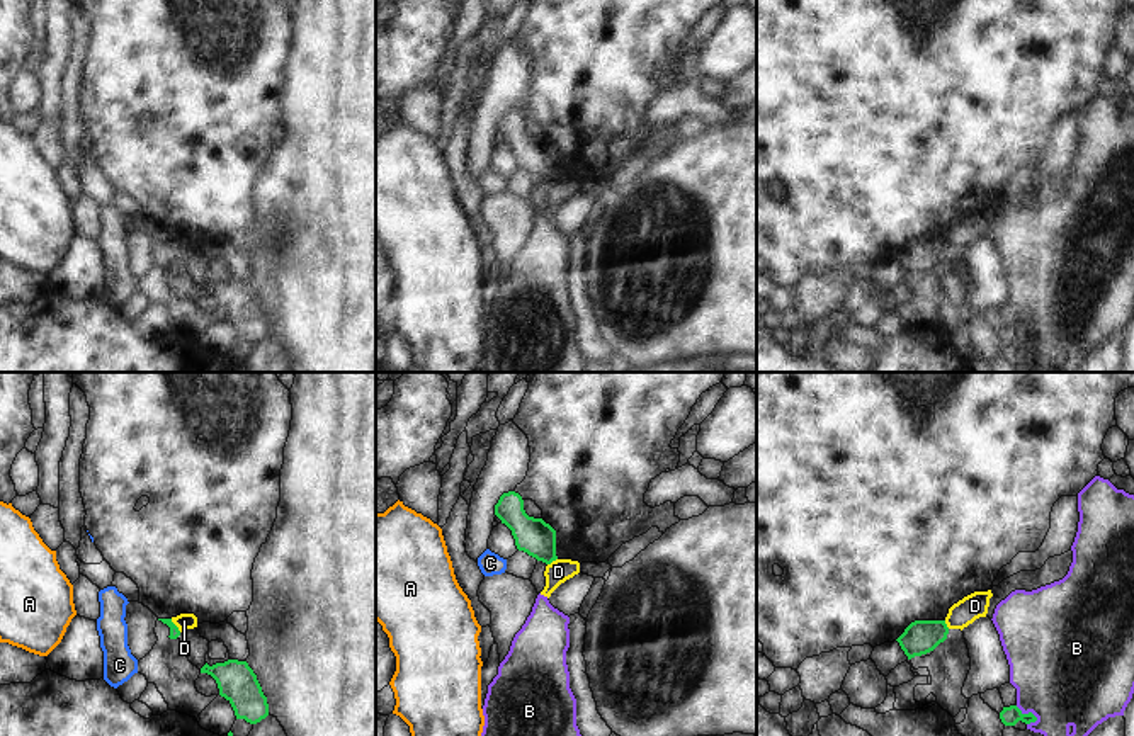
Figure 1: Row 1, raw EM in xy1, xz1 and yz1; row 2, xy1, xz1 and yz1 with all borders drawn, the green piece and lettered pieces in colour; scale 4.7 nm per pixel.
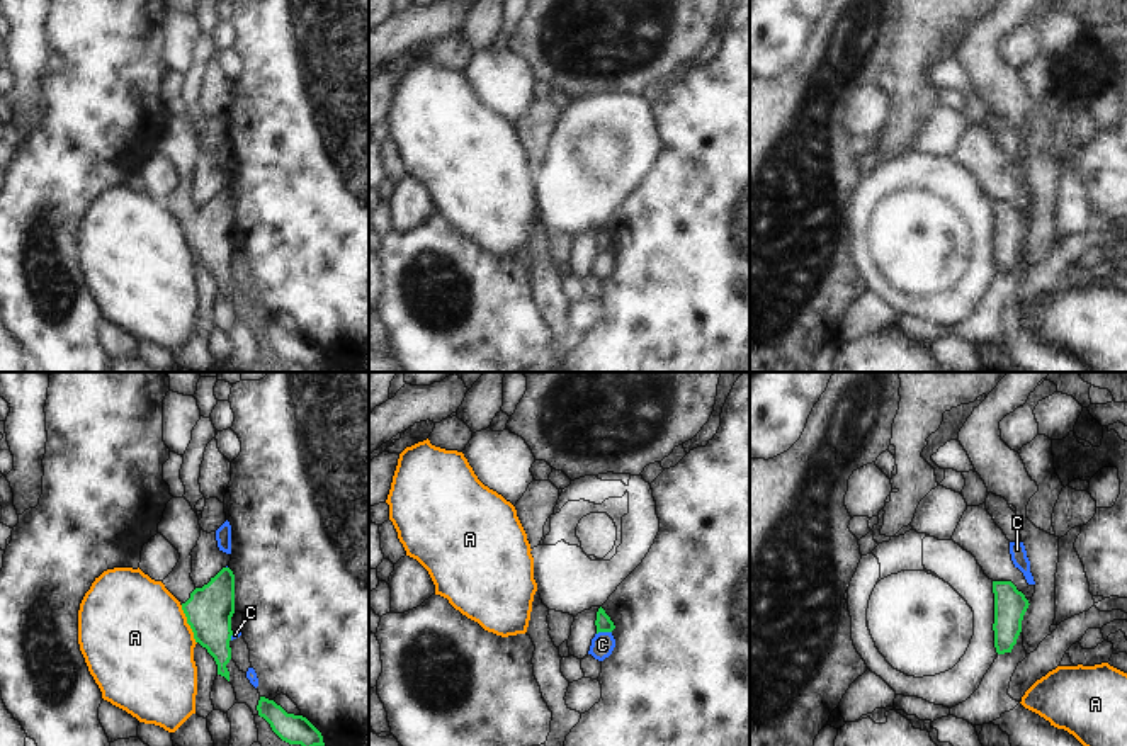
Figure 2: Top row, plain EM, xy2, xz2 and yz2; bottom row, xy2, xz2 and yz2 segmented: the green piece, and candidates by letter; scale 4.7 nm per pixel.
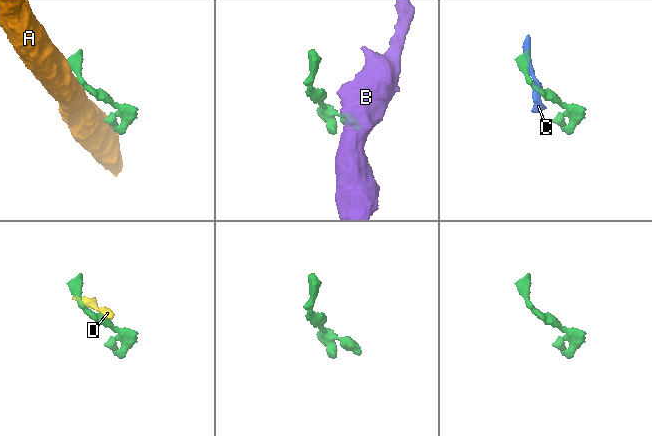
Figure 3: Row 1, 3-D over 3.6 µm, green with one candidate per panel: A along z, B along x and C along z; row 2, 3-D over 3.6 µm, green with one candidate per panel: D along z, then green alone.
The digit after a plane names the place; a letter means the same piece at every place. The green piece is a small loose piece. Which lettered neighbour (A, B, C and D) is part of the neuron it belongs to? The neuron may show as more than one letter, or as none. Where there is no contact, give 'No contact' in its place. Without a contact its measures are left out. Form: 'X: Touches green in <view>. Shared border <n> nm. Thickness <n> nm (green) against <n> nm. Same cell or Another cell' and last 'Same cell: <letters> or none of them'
A: Touches green in xy2. Shared border 200 nm. Thickness 220 nm (green) against 500 nm. Another cell
B: Touches green in yz1. Shared border 130 nm. Thickness 90 nm (green) against 480 nm. Another cell
C: Touches green in xz2. Shared border 70 nm. Thickness 80 nm (green) against 110 nm. Another cell
D: Touches green in xy1. Shared border 80 nm. Thickness 50 nm (green) against 80 nm. Another cell
Same cell: none of them

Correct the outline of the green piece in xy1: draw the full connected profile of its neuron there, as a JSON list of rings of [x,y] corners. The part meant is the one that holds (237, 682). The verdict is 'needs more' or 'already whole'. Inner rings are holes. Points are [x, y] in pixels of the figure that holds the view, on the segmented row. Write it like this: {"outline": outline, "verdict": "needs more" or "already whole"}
{"outline": [[[228,660],[213,666],[206,663],[201,673],[216,680],[219,695],[231,704],[236,719],[257,724],[269,716],[267,697],[247,661]]], "verdict": "already whole"}

